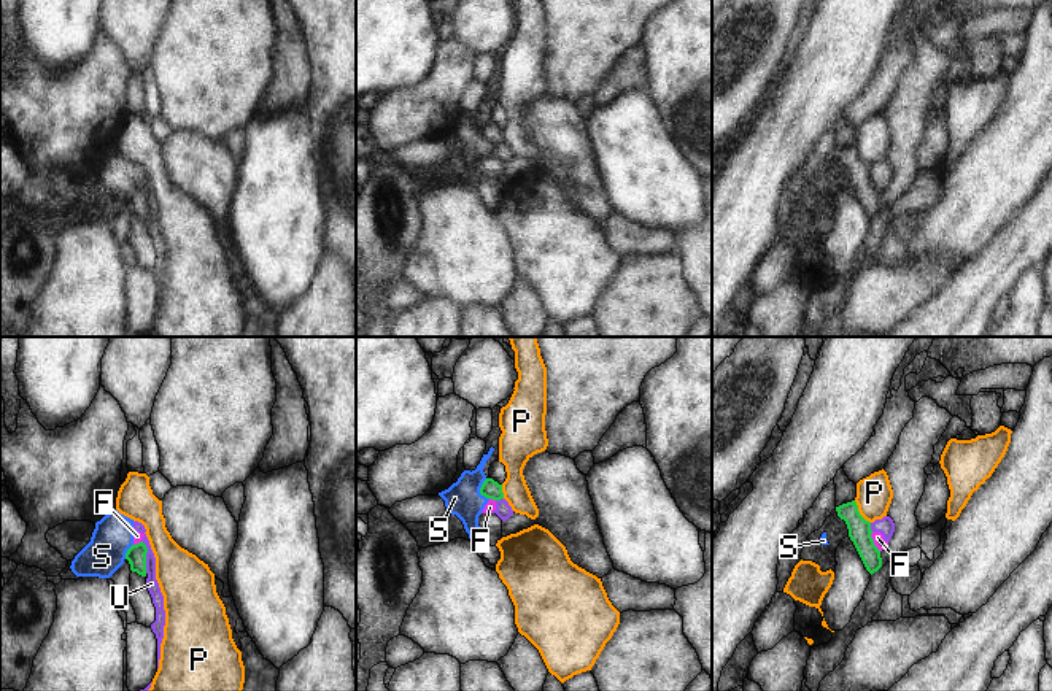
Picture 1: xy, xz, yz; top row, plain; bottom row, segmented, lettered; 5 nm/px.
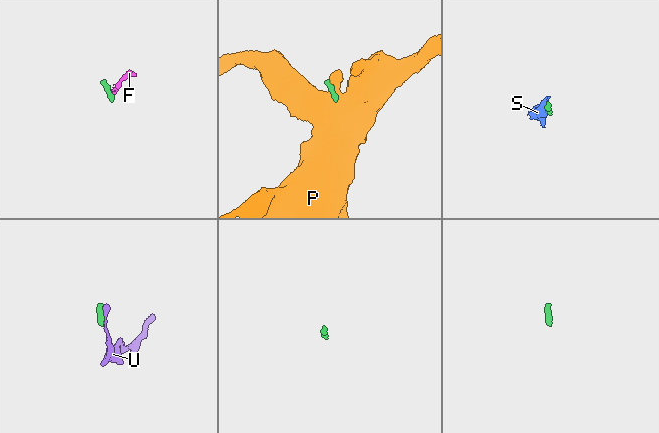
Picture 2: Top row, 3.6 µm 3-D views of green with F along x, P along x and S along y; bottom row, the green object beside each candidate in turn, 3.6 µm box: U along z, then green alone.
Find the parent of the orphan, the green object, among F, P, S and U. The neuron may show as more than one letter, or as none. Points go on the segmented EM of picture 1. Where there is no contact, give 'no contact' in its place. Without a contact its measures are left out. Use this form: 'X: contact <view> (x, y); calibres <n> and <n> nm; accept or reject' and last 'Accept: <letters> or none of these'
F: contact yz (873, 542); calibres 110 and 60 nm; reject
P: contact yz (858, 512); calibres 110 and 180 nm; reject
S: contact xz (480, 490); calibres 100 and 180 nm; reject
U: contact xy (145, 556); calibres 100 and 60 nm; reject
Accept: none of these

